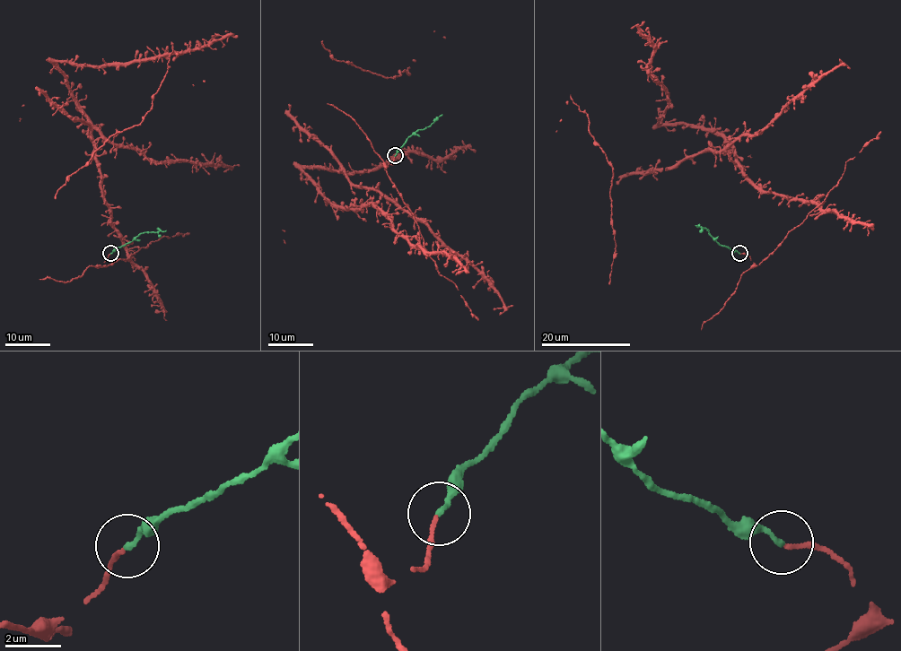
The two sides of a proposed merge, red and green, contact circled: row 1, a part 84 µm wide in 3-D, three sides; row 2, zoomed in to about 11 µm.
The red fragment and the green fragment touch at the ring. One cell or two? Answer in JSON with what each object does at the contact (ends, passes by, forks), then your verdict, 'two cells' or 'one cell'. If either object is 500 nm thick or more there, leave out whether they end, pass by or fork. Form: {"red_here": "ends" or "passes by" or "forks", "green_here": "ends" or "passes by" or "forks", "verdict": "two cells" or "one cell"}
{"red_here": "ends", "green_here": "ends", "verdict": "one cell"}

